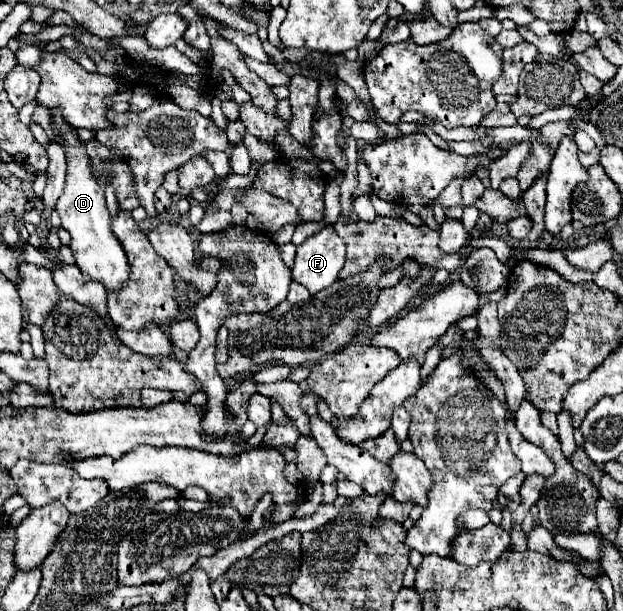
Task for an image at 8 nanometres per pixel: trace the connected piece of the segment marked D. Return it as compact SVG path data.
M52 110L54 118L54 130L62 134L58 142L66 148L66 160L68 160L68 176L66 176L66 188L62 196L56 202L56 212L62 218L62 228L70 232L70 250L76 258L76 266L86 274L86 278L92 278L100 282L106 292L118 292L130 278L130 262L126 258L126 252L122 250L122 244L114 236L110 228L110 216L104 200L104 190L98 186L94 176L90 174L88 156L84 150L84 144L76 138L72 132L72 126L64 120L60 110Z

